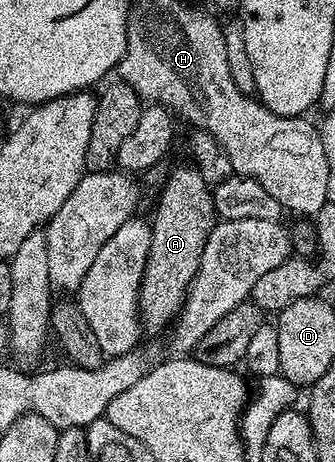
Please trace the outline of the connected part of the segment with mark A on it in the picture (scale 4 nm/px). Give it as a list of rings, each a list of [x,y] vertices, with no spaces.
[[[189,165],[178,166],[167,176],[150,222],[150,247],[138,293],[138,317],[143,327],[154,334],[162,329],[163,333],[181,312],[216,221],[211,183],[197,165]]]

